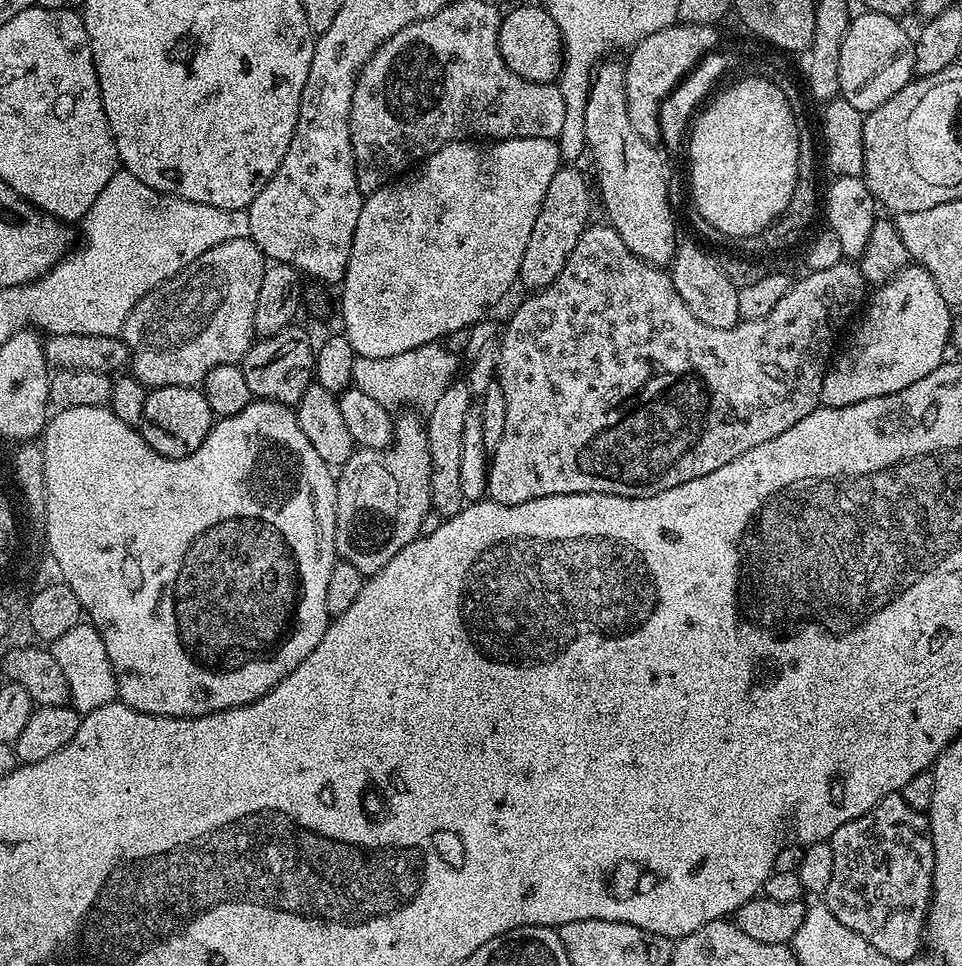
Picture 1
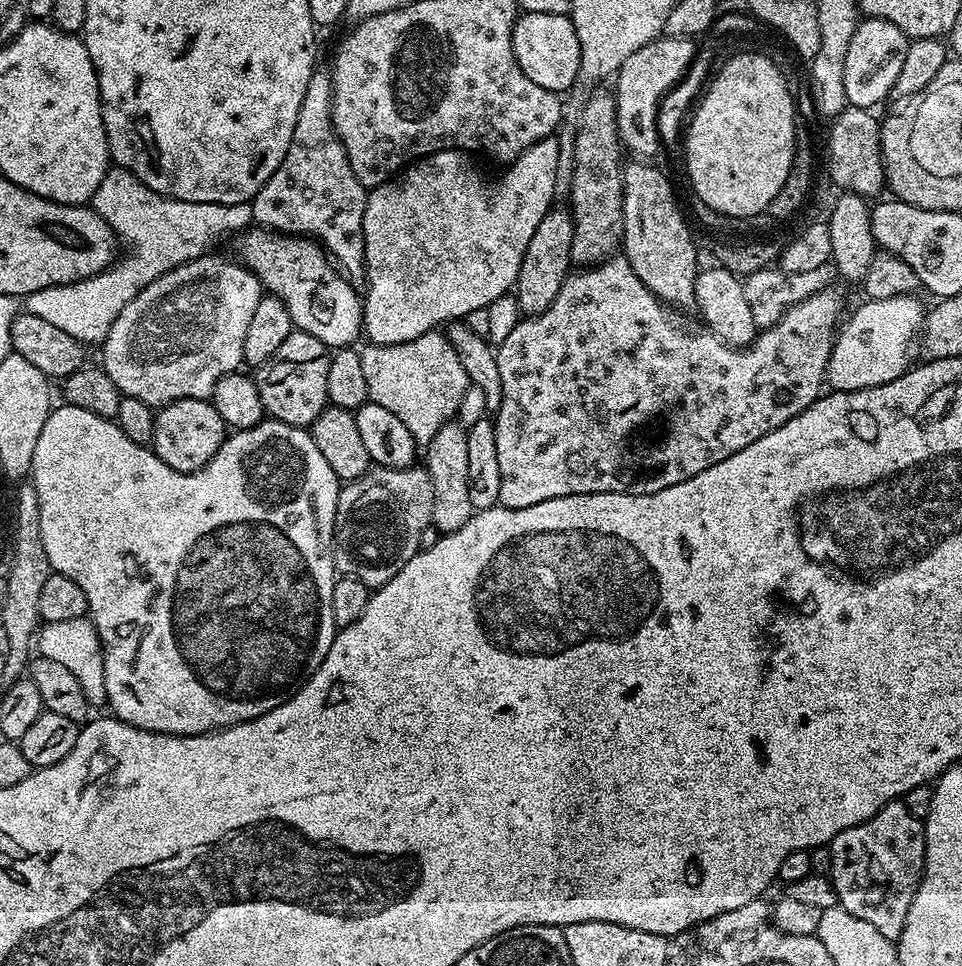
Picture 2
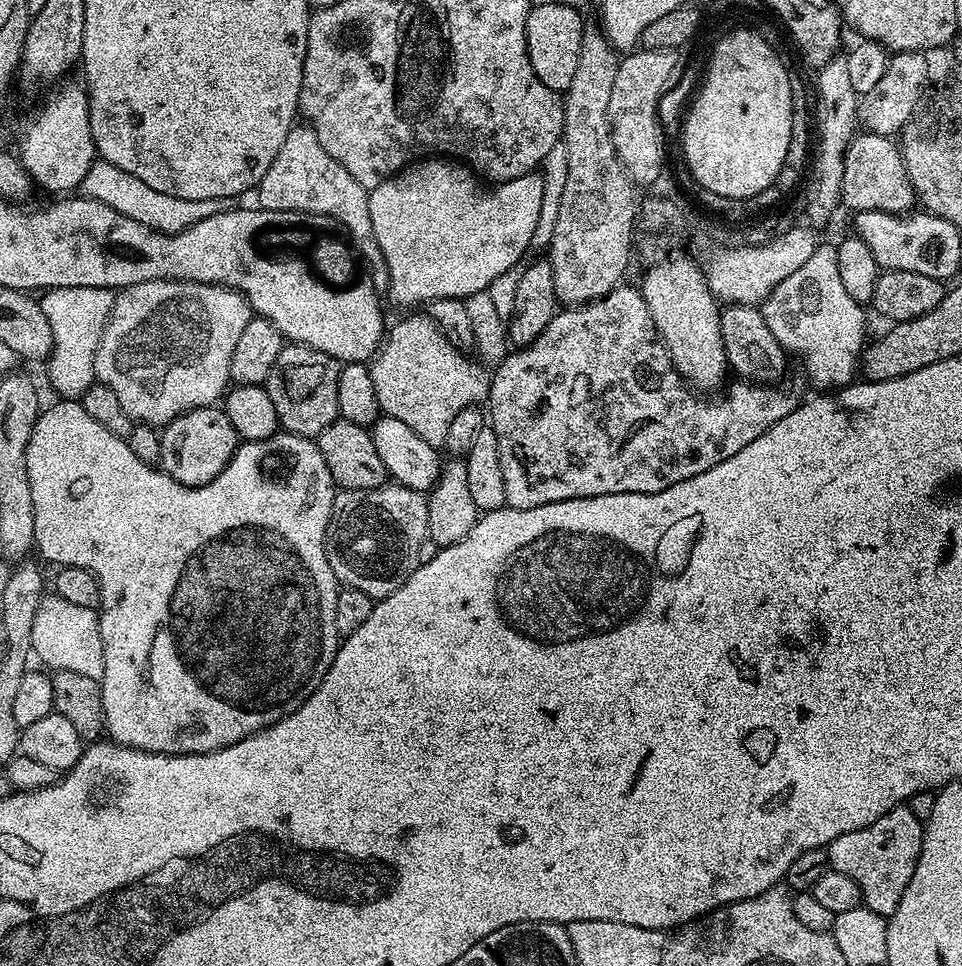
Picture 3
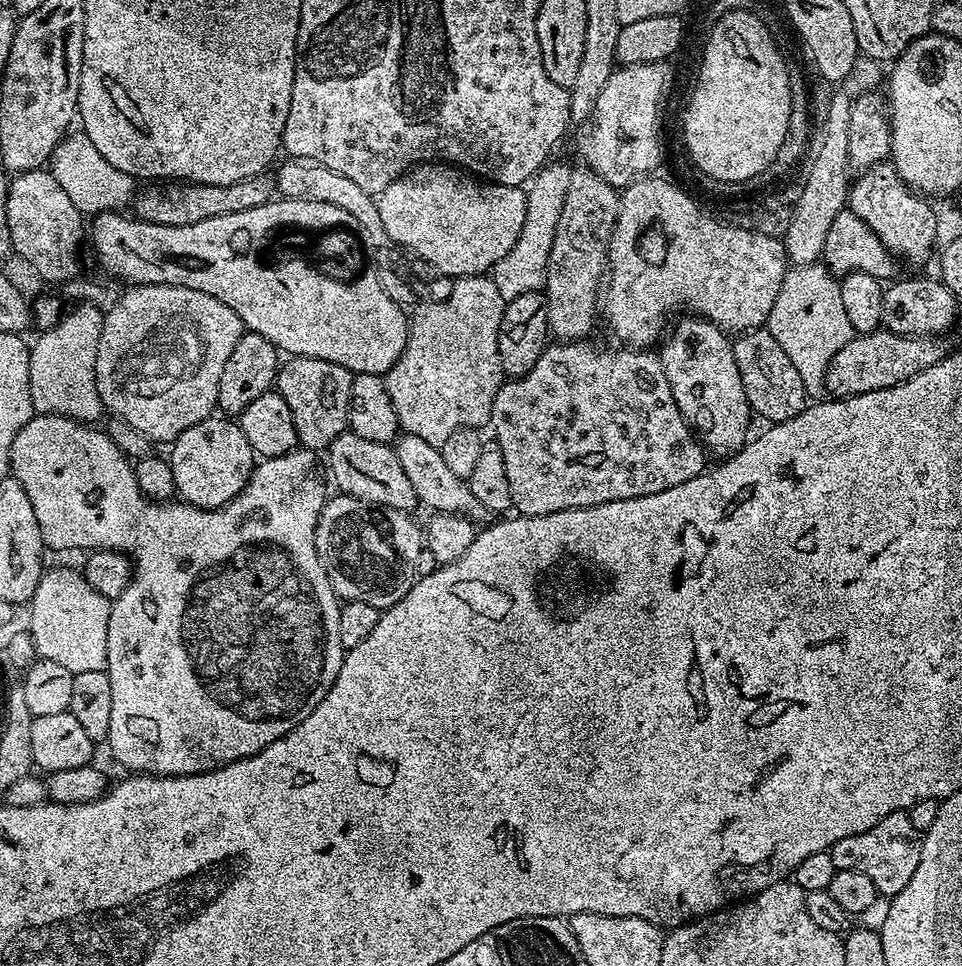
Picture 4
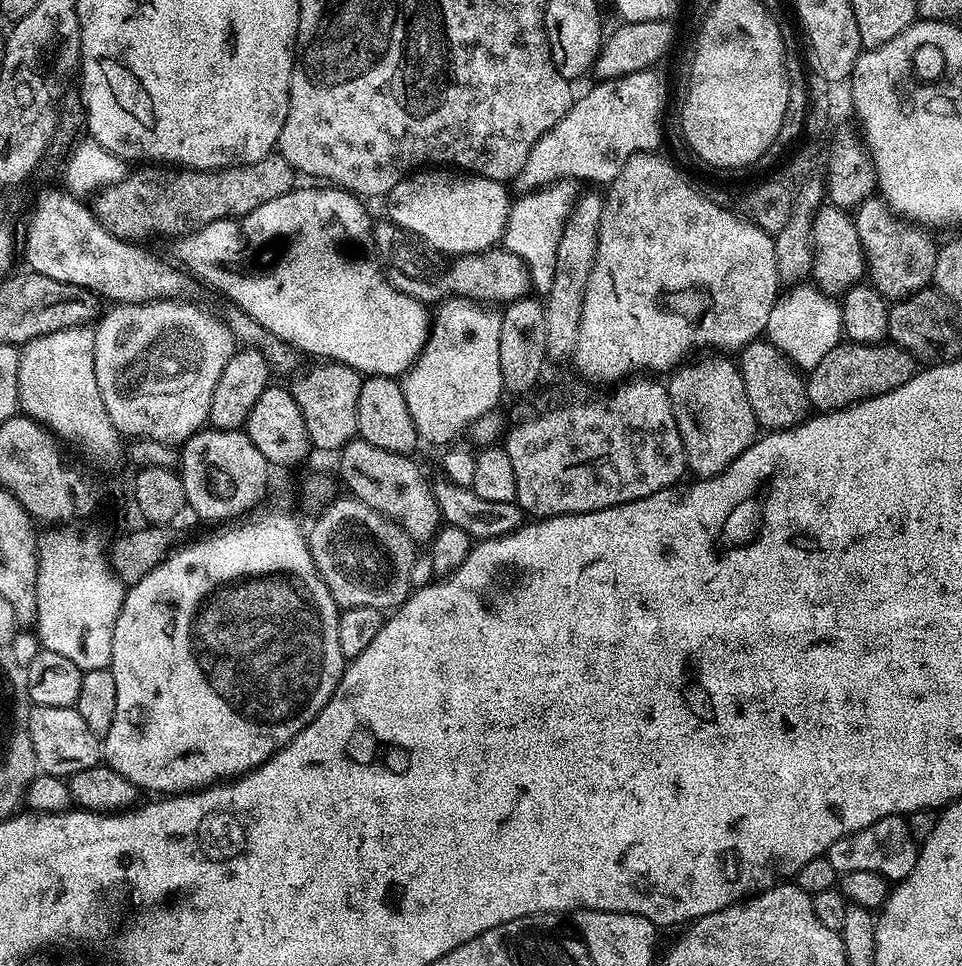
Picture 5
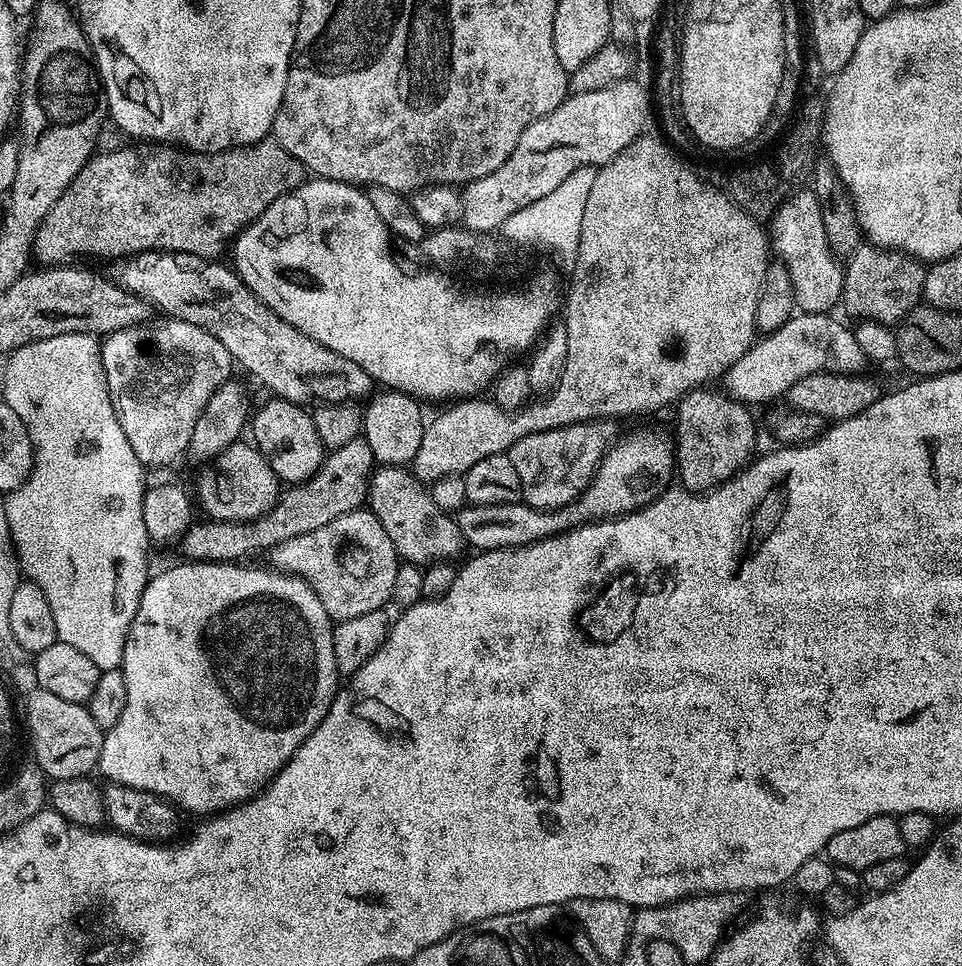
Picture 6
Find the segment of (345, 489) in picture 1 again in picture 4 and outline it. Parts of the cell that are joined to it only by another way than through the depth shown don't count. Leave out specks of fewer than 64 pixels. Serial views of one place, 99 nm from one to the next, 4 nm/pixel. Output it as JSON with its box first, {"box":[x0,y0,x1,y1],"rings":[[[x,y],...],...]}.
{"box":[316,494,422,610],"rings":[[[336,494],[333,500],[332,497],[325,499],[324,509],[320,512],[318,526],[316,527],[316,549],[318,550],[318,558],[322,562],[322,566],[330,578],[330,586],[336,591],[337,597],[339,597],[341,601],[347,602],[353,600],[354,602],[370,602],[370,606],[383,610],[390,606],[394,606],[402,598],[406,598],[406,594],[416,585],[418,579],[414,570],[414,561],[416,561],[417,553],[422,547],[422,528],[421,525],[420,528],[416,525],[414,517],[415,515],[403,512],[402,510],[388,508],[384,504],[367,504],[365,500],[361,500],[358,496]]]}

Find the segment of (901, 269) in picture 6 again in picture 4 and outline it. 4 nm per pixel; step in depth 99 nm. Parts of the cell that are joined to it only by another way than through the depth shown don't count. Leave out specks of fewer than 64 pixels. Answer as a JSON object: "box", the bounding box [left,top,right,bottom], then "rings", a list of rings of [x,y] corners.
{"box":[847,162,936,264],"rings":[[[881,162],[865,168],[851,181],[848,190],[847,211],[858,214],[866,226],[893,256],[908,264],[924,264],[932,256],[936,244],[936,212],[923,195],[905,184],[891,163]]]}

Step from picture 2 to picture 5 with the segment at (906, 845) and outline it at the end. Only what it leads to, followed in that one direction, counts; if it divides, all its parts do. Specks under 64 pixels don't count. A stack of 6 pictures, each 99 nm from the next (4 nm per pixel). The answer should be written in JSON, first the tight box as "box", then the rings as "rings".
{"box":[826,816,920,882],"rings":[[[887,816],[878,818],[878,822],[854,834],[838,838],[838,842],[828,847],[826,855],[830,866],[834,866],[838,874],[870,870],[874,874],[882,874],[889,882],[899,882],[907,878],[910,870],[914,870],[914,862],[920,856],[920,849],[918,841],[910,834],[907,819],[904,816]]]}

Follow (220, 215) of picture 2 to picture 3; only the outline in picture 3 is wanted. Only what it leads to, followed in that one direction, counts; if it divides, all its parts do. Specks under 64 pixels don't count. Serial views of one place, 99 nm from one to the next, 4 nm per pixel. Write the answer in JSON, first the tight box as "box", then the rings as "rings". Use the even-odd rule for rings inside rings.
{"box":[39,159,226,398],"rings":[[[101,159],[90,166],[79,191],[85,196],[106,202],[106,206],[114,206],[114,210],[126,214],[126,218],[134,218],[134,222],[142,222],[158,232],[181,232],[226,208],[225,201],[222,200],[174,198],[170,194],[162,194],[162,190],[146,186],[142,178],[134,178],[134,174],[126,174],[126,170],[118,170],[118,166]],[[49,288],[39,297],[42,314],[50,322],[52,355],[46,361],[48,380],[60,398],[79,398],[96,380],[94,358],[114,299],[110,288]]]}

